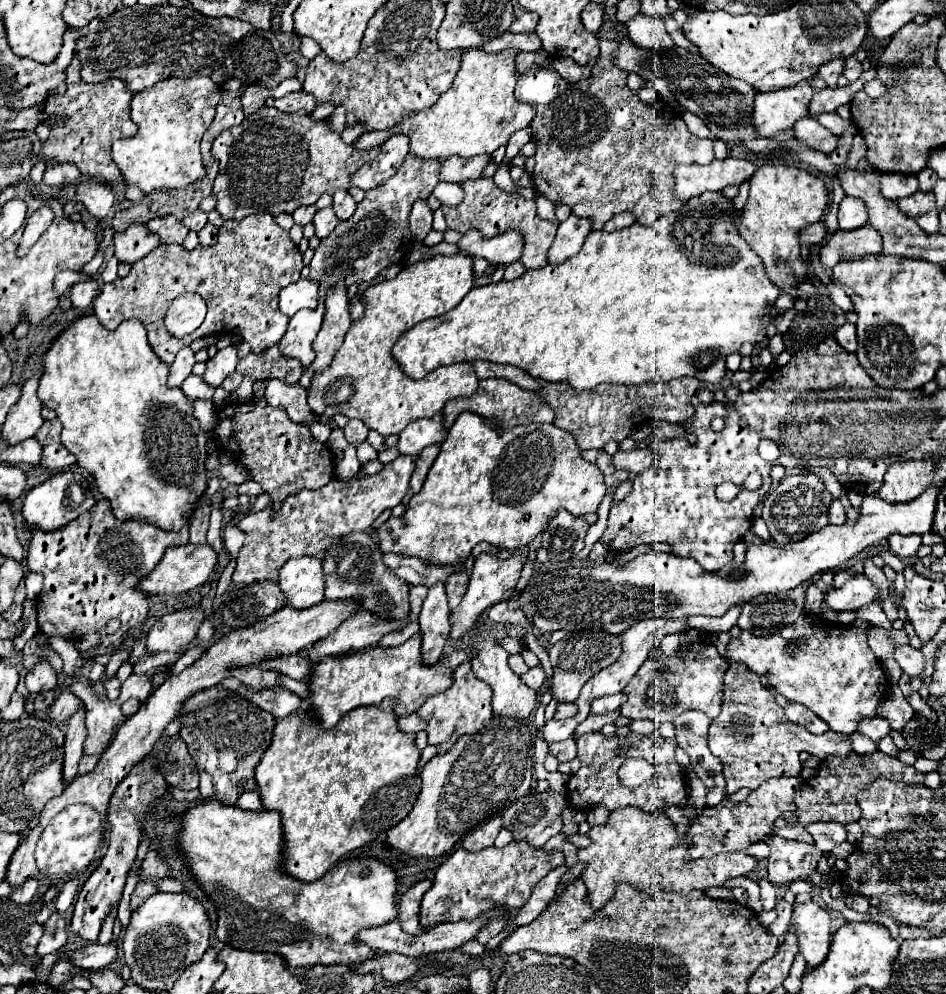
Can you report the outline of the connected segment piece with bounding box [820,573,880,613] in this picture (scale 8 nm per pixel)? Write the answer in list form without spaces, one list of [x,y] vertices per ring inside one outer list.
[[[854,575],[852,579],[848,579],[840,589],[830,589],[830,591],[826,591],[826,595],[824,595],[824,603],[822,603],[822,609],[820,609],[820,613],[824,611],[824,609],[834,609],[834,611],[852,611],[852,609],[860,609],[860,607],[864,607],[864,605],[868,605],[868,603],[874,603],[876,599],[880,599],[880,589],[878,589],[878,585],[874,585],[870,579],[868,579],[868,575]]]

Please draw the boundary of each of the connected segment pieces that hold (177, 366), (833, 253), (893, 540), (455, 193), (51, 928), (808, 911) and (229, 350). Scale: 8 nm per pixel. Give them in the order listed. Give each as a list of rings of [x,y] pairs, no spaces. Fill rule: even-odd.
[[[182,347],[170,365],[170,375],[168,375],[168,385],[170,387],[180,387],[182,381],[192,373],[194,367],[194,351],[190,347]]]
[[[866,223],[856,231],[836,231],[828,237],[820,249],[820,261],[838,263],[840,259],[864,259],[880,251],[880,235],[870,223]]]
[[[892,535],[888,539],[890,551],[898,557],[910,557],[916,555],[918,549],[922,547],[922,537],[920,535]]]
[[[438,183],[432,195],[444,205],[458,205],[464,199],[464,189],[456,183]]]
[[[54,911],[54,913],[50,915],[50,919],[44,923],[44,935],[42,935],[40,943],[38,943],[36,953],[38,953],[38,955],[54,953],[54,951],[58,951],[66,941],[68,941],[66,921],[64,921],[64,917],[62,917],[58,911]]]
[[[810,901],[804,905],[794,905],[794,915],[792,915],[796,929],[800,931],[798,943],[800,943],[800,953],[804,955],[808,967],[816,969],[820,963],[824,963],[828,951],[830,951],[830,915],[824,907],[818,903]]]
[[[230,345],[230,347],[224,347],[220,349],[212,359],[206,361],[206,371],[204,371],[204,381],[208,385],[222,385],[224,377],[228,377],[234,369],[236,369],[236,363],[238,363],[238,355],[236,355],[236,347]]]

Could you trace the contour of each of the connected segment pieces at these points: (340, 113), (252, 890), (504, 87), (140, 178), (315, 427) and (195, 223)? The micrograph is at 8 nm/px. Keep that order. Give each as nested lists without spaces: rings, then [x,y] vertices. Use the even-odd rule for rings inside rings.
[[[339,106],[330,115],[330,128],[332,131],[341,134],[346,125],[346,111],[343,106]]]
[[[204,801],[196,807],[192,807],[188,813],[186,813],[186,819],[182,823],[184,831],[182,831],[182,841],[180,841],[180,849],[182,853],[188,857],[188,863],[190,863],[190,871],[194,873],[194,877],[198,879],[198,883],[202,885],[204,893],[208,893],[212,897],[212,903],[216,905],[218,909],[218,927],[216,927],[216,937],[222,941],[222,943],[228,943],[236,949],[248,949],[248,951],[272,951],[272,953],[278,953],[286,959],[286,963],[290,967],[312,967],[312,965],[356,965],[356,963],[362,963],[366,959],[374,959],[376,953],[374,949],[370,949],[368,945],[362,945],[360,941],[356,941],[356,935],[360,933],[360,929],[370,929],[370,927],[380,927],[380,925],[386,925],[390,921],[394,921],[398,917],[398,909],[396,909],[396,891],[398,891],[398,875],[394,871],[392,865],[384,863],[384,861],[378,861],[378,859],[372,859],[372,857],[356,857],[356,859],[346,859],[346,861],[340,861],[334,869],[330,869],[324,877],[312,881],[312,883],[306,883],[306,881],[300,881],[300,879],[294,879],[292,875],[288,875],[284,871],[284,849],[286,849],[286,841],[284,841],[284,835],[282,835],[282,825],[280,825],[280,813],[278,811],[260,811],[260,813],[254,813],[254,811],[240,811],[238,807],[232,807],[232,805],[222,805],[222,803],[216,803],[216,801]]]
[[[484,49],[464,51],[452,87],[442,93],[432,107],[406,115],[398,125],[386,131],[366,131],[354,145],[358,149],[370,149],[382,145],[388,137],[402,133],[410,137],[410,153],[422,159],[492,153],[500,145],[506,145],[514,131],[528,127],[536,116],[536,110],[531,105],[516,101],[514,97],[516,55],[516,49],[504,49],[500,53],[486,53]]]
[[[168,77],[162,83],[136,93],[130,103],[130,115],[138,125],[138,133],[130,139],[114,141],[112,145],[112,159],[124,181],[148,193],[154,189],[188,187],[204,177],[206,167],[202,165],[200,139],[214,121],[220,97],[220,85],[210,77]]]
[[[312,423],[312,425],[308,425],[310,427],[310,433],[312,433],[312,437],[316,439],[316,441],[320,441],[320,443],[326,443],[328,441],[328,437],[330,437],[330,427],[328,425],[324,425],[324,423]]]
[[[196,209],[196,211],[194,211],[194,213],[190,213],[188,217],[184,217],[184,219],[182,219],[182,223],[184,223],[184,225],[188,225],[188,229],[192,229],[192,231],[200,231],[200,229],[208,223],[208,215],[206,215],[204,211]]]

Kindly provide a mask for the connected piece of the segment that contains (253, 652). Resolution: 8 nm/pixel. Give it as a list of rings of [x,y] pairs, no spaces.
[[[324,599],[318,605],[312,605],[308,609],[292,609],[292,607],[282,607],[280,611],[276,611],[274,615],[270,615],[268,619],[262,619],[260,623],[252,625],[252,627],[244,627],[244,629],[236,629],[226,633],[222,639],[214,641],[204,653],[202,657],[192,663],[190,667],[186,667],[180,675],[176,677],[166,677],[166,681],[154,689],[150,693],[150,697],[140,705],[140,709],[128,717],[124,721],[124,725],[120,727],[120,731],[116,733],[114,741],[110,743],[110,747],[104,751],[104,755],[100,757],[96,769],[88,775],[82,777],[74,777],[62,795],[50,799],[50,803],[44,807],[42,815],[40,815],[40,823],[36,829],[30,831],[30,835],[20,843],[20,847],[16,849],[16,855],[12,857],[12,863],[8,865],[8,875],[6,881],[16,887],[20,885],[24,879],[28,877],[36,877],[36,879],[44,879],[44,875],[40,875],[40,869],[36,867],[34,861],[34,849],[36,849],[36,841],[40,837],[38,831],[42,831],[48,821],[58,815],[64,807],[72,805],[72,803],[86,803],[92,805],[102,817],[106,815],[108,809],[108,801],[116,789],[116,785],[128,775],[128,771],[140,761],[144,759],[150,751],[152,745],[156,743],[156,739],[160,737],[160,733],[164,731],[164,727],[178,715],[180,707],[184,705],[184,701],[198,693],[204,691],[208,687],[214,687],[216,683],[220,683],[220,679],[228,677],[228,667],[242,667],[242,665],[256,665],[262,659],[268,659],[272,655],[290,655],[296,653],[300,649],[304,649],[306,645],[316,643],[318,639],[324,639],[326,635],[330,635],[332,631],[336,631],[340,627],[340,623],[344,623],[348,617],[356,615],[360,611],[360,603],[352,601],[352,599],[344,599],[344,601],[328,601]]]

